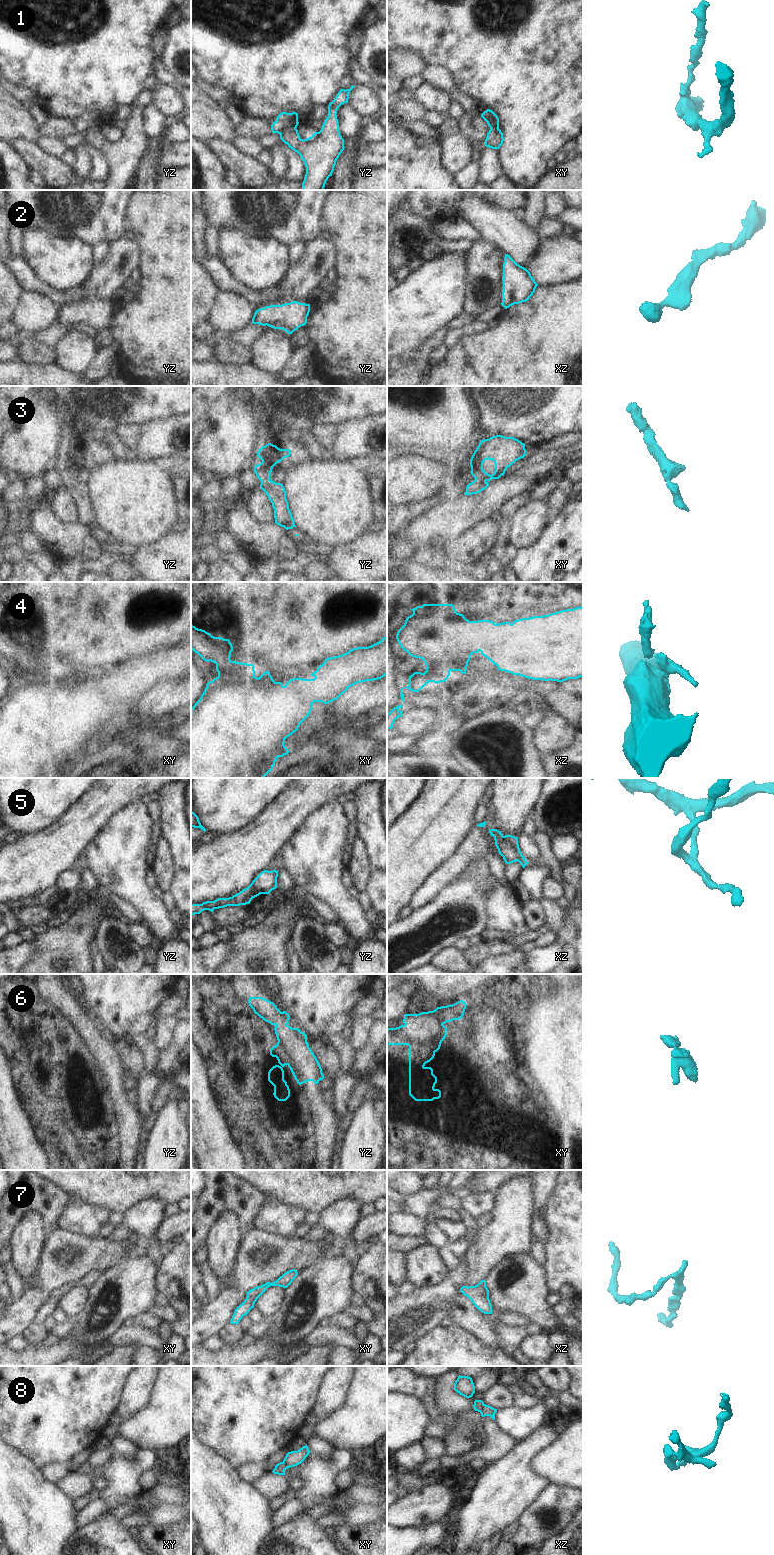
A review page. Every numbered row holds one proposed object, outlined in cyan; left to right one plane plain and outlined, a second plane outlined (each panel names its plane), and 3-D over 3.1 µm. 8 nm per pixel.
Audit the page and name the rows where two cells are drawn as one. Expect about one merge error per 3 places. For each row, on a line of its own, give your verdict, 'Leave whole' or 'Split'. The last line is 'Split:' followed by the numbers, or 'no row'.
1: Split
2: Leave whole
3: Leave whole
4: Split
5: Split
6: Leave whole
7: Leave whole
8: Split
Split: 1, 4, 5, 8

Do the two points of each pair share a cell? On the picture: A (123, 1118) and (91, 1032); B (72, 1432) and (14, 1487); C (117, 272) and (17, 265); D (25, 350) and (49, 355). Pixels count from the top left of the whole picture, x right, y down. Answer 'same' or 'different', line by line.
A: same
B: different
C: same
D: same

